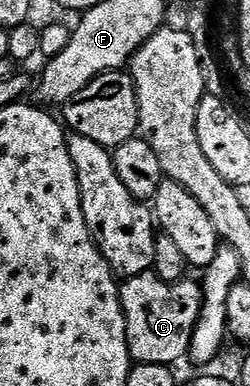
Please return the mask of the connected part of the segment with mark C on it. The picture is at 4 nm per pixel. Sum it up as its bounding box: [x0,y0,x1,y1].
[120,272,203,366]

